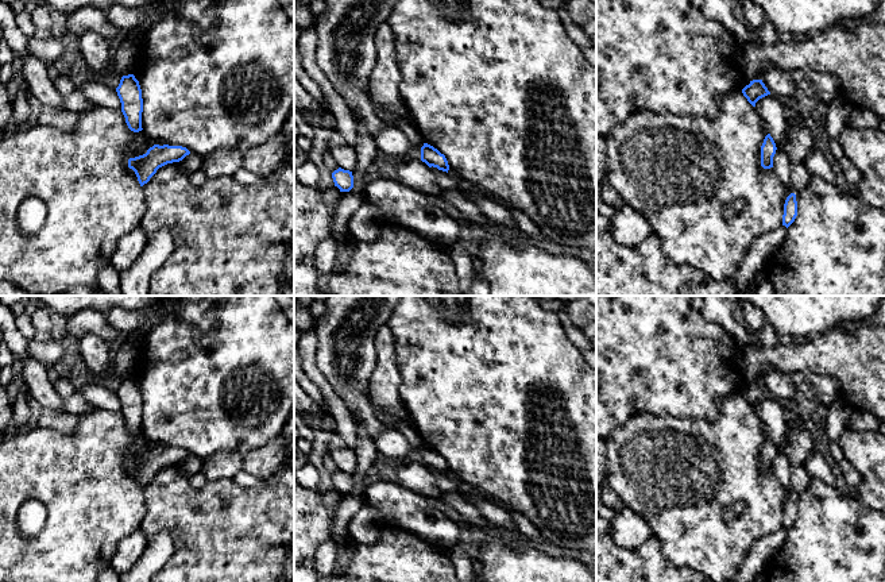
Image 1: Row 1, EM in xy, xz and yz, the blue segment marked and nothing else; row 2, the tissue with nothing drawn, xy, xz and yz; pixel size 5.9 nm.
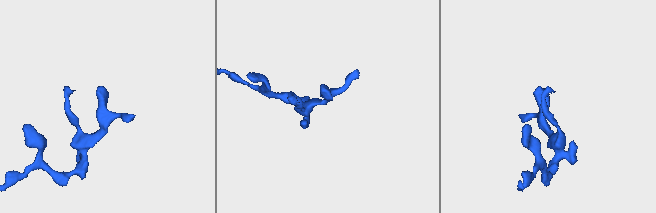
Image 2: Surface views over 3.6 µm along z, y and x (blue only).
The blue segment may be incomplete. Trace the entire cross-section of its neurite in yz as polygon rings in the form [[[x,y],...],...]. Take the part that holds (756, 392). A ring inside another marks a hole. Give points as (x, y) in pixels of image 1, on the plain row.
[[[762,382],[750,383],[750,386],[742,392],[742,396],[753,409],[755,409],[760,401],[770,397]]]

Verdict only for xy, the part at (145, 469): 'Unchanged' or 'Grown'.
Unchanged

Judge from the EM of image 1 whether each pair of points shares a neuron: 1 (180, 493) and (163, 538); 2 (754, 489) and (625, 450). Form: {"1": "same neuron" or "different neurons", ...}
{"1": "different neurons", "2": "same neuron"}

